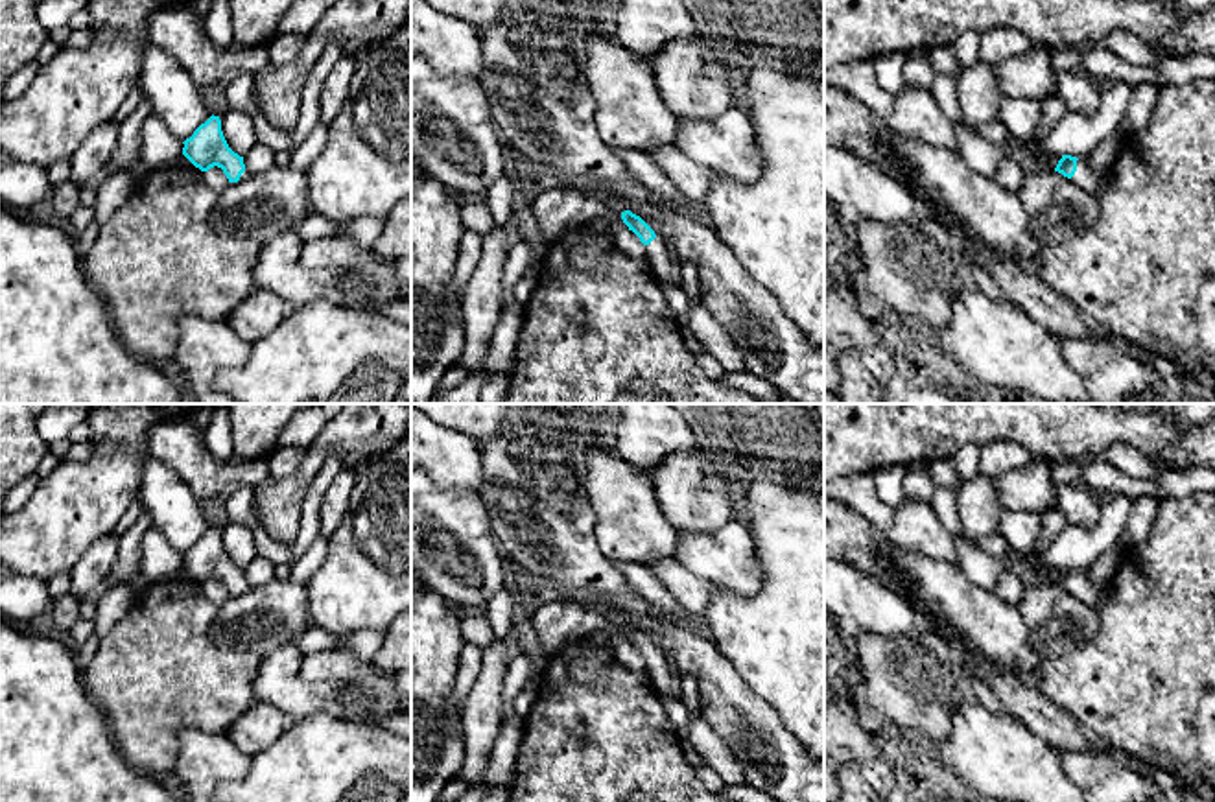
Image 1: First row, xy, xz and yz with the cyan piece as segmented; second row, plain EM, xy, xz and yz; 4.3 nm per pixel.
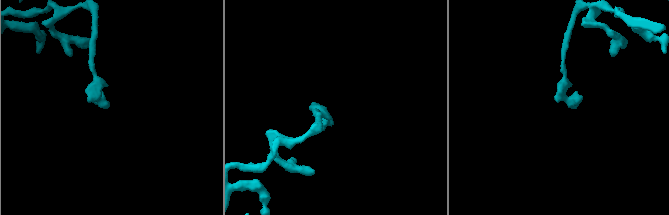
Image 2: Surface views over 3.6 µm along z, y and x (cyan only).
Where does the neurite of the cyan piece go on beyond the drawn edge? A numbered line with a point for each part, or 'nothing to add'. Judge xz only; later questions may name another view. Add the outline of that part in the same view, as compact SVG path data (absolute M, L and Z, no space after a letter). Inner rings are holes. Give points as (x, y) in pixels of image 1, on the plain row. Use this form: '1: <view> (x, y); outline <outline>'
1: xz (666, 684); outline M655 651L645 658L645 666L651 677L651 686L662 697L682 699L680 678L677 678L667 666L667 658Z

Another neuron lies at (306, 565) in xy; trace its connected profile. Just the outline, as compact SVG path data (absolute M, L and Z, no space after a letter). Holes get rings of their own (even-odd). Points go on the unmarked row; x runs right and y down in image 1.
M319 535L310 548L291 562L291 579L299 584L308 584L328 555L328 538Z

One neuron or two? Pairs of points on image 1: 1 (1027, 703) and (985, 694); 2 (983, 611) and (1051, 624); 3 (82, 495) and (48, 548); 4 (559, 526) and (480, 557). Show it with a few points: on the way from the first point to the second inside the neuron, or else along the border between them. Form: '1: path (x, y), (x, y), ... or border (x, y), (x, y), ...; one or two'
1: border (970, 664), (989, 683), (1005, 710); two
2: border (1014, 605), (1029, 642), (1042, 657); two
3: path (72, 507), (48, 535); one
4: border (487, 507), (493, 537), (506, 559); two

